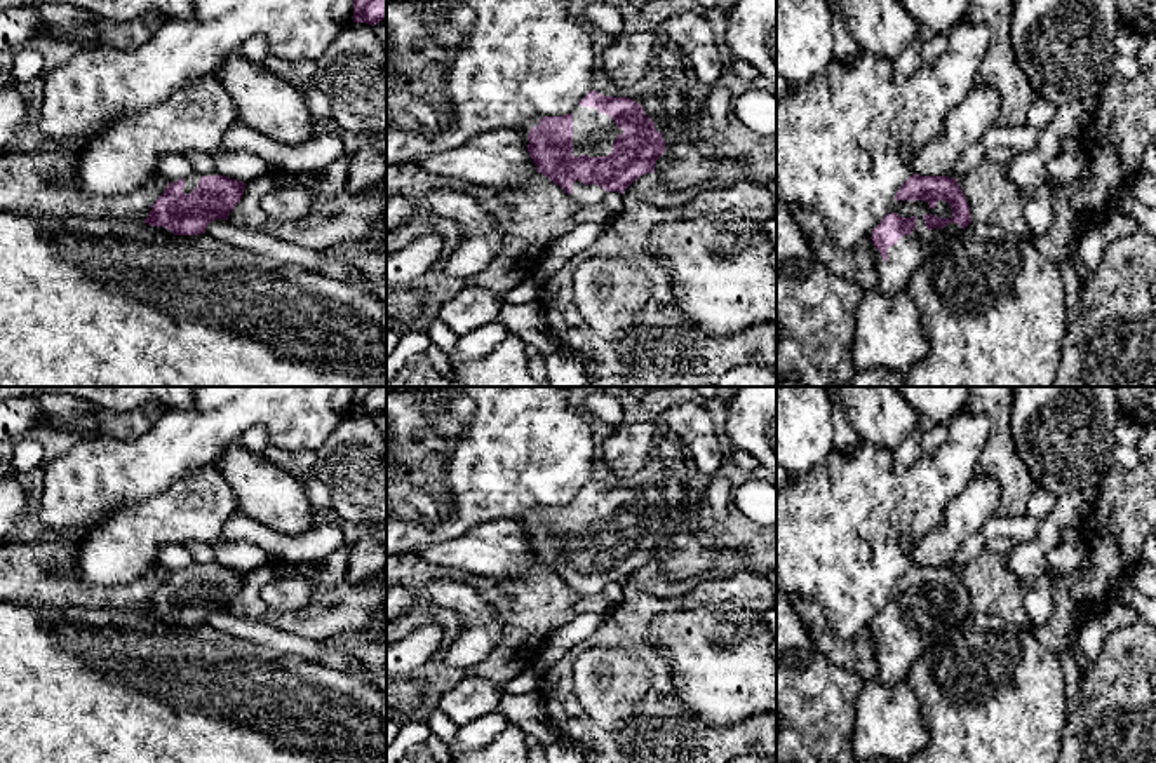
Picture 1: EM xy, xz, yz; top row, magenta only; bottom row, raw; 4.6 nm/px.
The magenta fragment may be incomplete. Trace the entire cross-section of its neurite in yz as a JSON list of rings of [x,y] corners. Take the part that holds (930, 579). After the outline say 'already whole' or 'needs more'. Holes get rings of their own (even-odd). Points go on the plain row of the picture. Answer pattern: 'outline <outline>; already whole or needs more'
outline [[[912,564],[872,620],[877,679],[895,686],[914,662],[971,613],[958,570]]]; needs more

